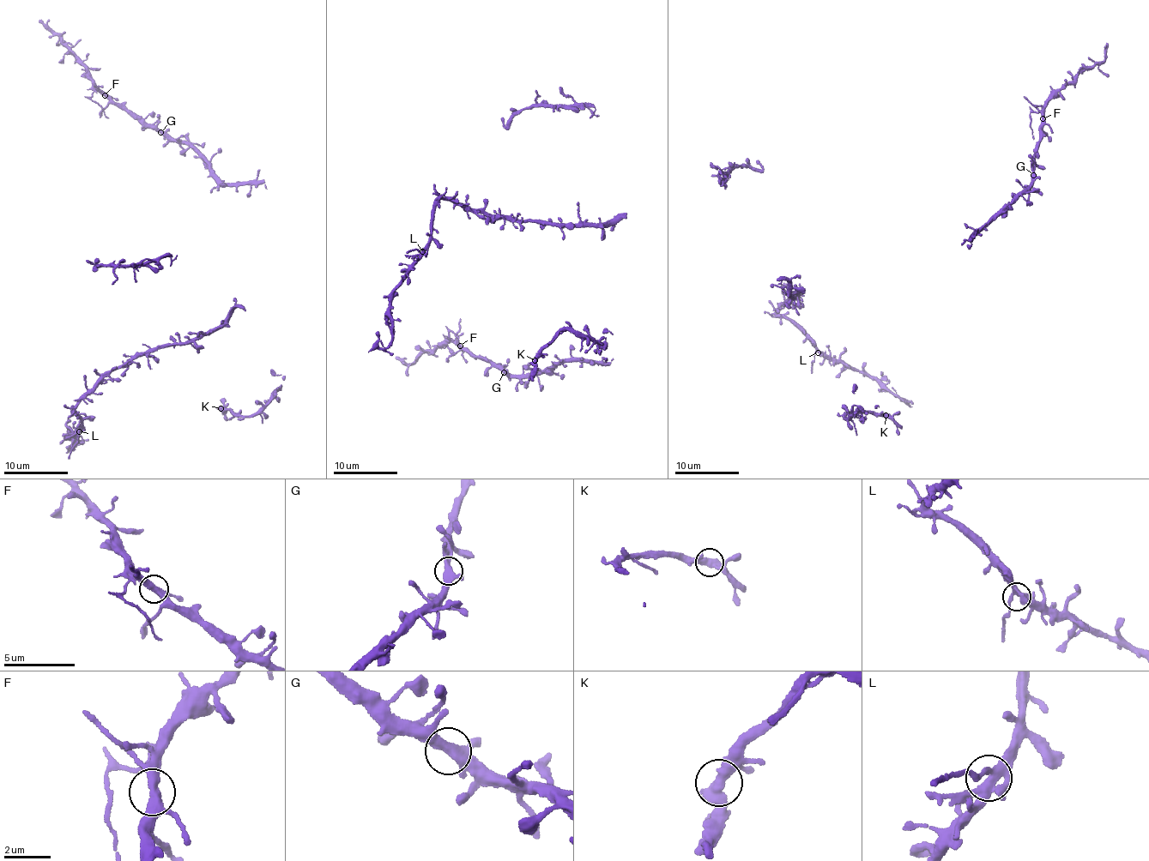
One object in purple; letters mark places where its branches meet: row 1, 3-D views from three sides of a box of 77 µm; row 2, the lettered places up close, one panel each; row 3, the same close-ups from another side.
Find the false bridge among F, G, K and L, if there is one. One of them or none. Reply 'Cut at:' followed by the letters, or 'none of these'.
Cut at: none of these

